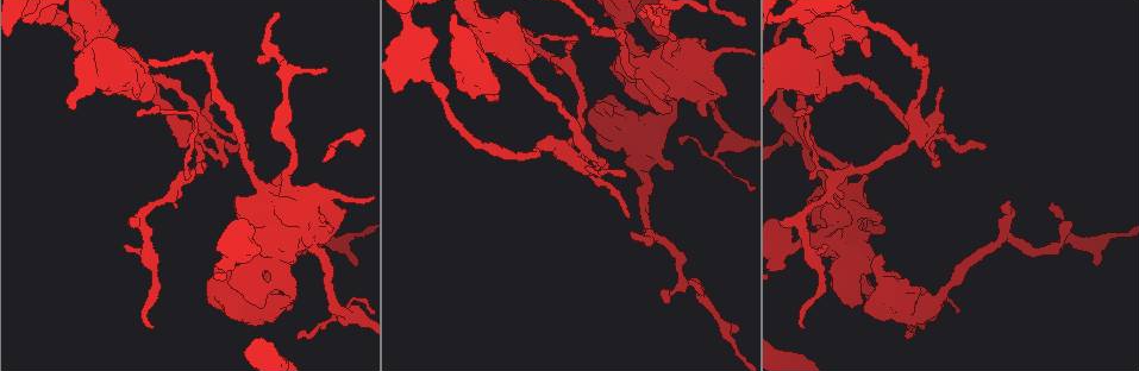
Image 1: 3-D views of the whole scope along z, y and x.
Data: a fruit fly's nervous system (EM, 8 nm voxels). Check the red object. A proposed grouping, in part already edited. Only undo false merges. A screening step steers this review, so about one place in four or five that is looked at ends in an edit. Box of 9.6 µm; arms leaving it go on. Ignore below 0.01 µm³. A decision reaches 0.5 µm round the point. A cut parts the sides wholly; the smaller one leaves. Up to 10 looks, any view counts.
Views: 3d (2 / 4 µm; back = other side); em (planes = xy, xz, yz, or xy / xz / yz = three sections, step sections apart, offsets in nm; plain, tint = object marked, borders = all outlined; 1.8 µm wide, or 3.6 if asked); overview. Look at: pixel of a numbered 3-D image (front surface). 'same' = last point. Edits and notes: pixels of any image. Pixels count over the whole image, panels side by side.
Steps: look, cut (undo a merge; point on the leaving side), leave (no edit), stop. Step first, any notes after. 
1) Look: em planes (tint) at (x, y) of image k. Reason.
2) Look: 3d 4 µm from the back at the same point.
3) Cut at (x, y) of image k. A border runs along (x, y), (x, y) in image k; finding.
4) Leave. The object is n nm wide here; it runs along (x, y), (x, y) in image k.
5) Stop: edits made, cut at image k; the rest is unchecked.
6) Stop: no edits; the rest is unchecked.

Look: em xy step 8 (tint) at (350, 316) of image 1. Three arms meet.

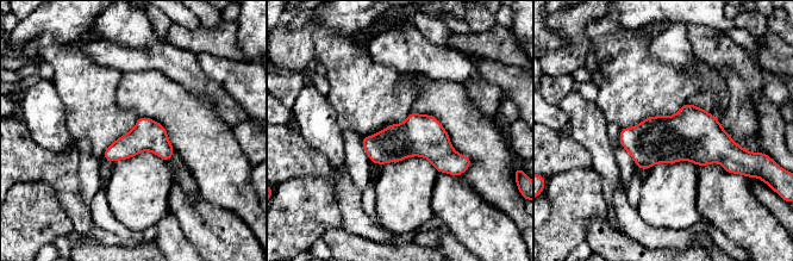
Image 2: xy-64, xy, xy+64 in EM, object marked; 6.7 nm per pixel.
Leave. Continuous, no second cell.

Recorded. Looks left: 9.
Look: em planes (tint) at (620, 20) of image 1. Thin neck.

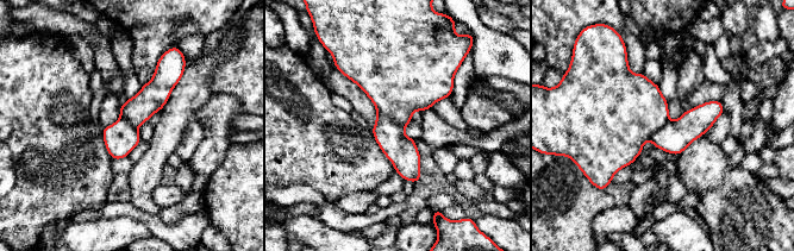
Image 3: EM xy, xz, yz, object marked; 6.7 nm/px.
Leave. It runs along (168, 66), (114, 156) in image 3; all the same cell.

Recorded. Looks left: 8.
Look: 3d 4 µm at (263, 197) of image 1. Thick turns thin.

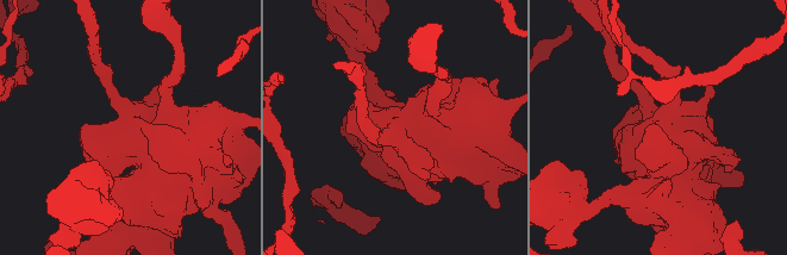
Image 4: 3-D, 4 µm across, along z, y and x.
Look: em xy step 16 (tint) at (663, 130) of image 4. Shape alone is not enough.

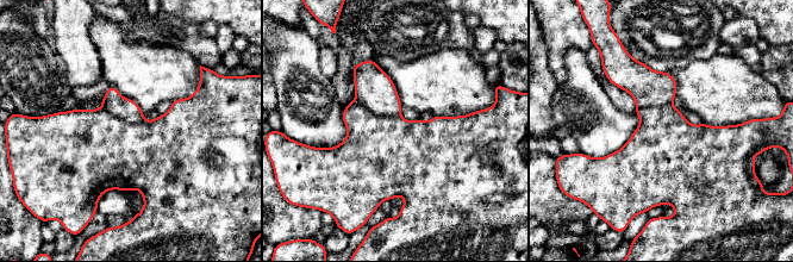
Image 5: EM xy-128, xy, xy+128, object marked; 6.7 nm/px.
Look: em planes (tint) at the same point. Another direction.

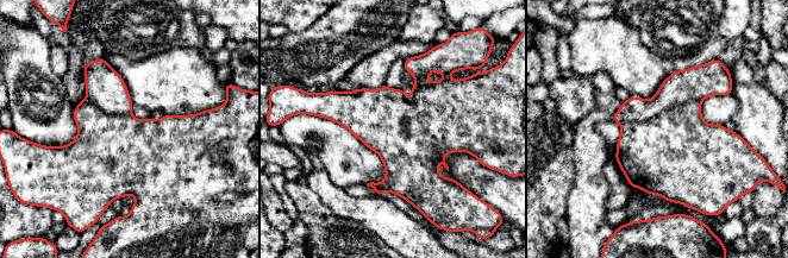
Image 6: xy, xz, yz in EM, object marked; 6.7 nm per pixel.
Cut at (683, 86) of image 6. The object is 500 nm wide here; a border runs along (701, 99), (620, 125) in image 6; a second cell is stuck on.

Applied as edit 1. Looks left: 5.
Look: overview. See it whole again.

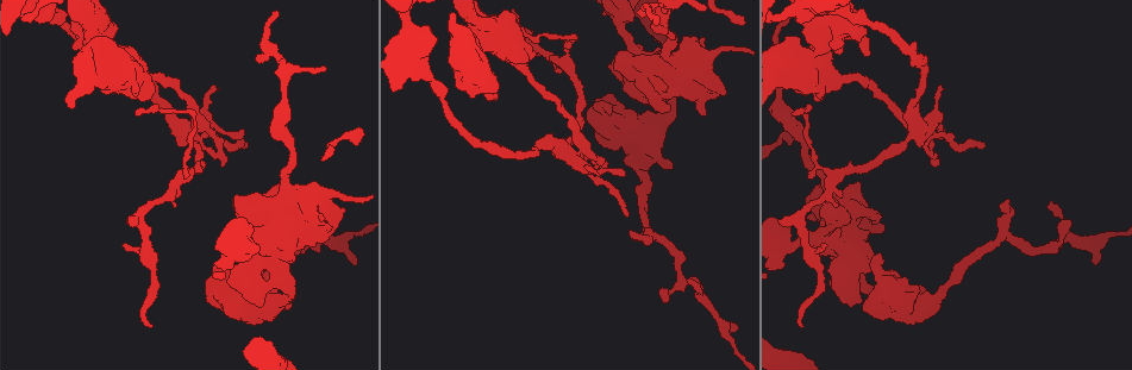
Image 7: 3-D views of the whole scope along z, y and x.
Look: 3d 4 µm at (189, 126) of image 7. Thick turns thin.

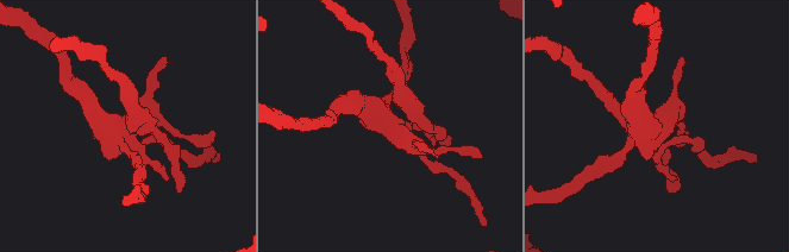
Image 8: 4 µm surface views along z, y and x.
Look: em 3.6 µm planes (tint) at (123, 129) of image 8.

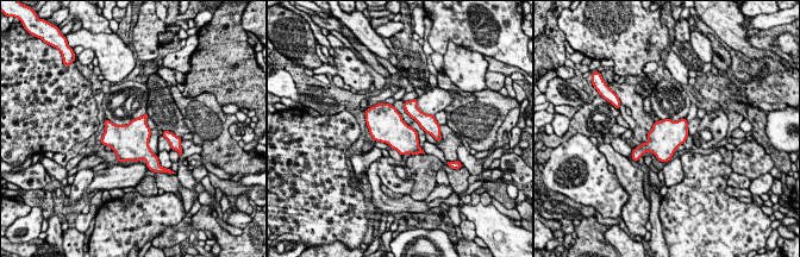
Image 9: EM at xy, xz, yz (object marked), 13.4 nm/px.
Leave. Continuous, no second cell.

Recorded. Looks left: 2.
Stop: edits made, cut at image 6; the rest is unchecked.

